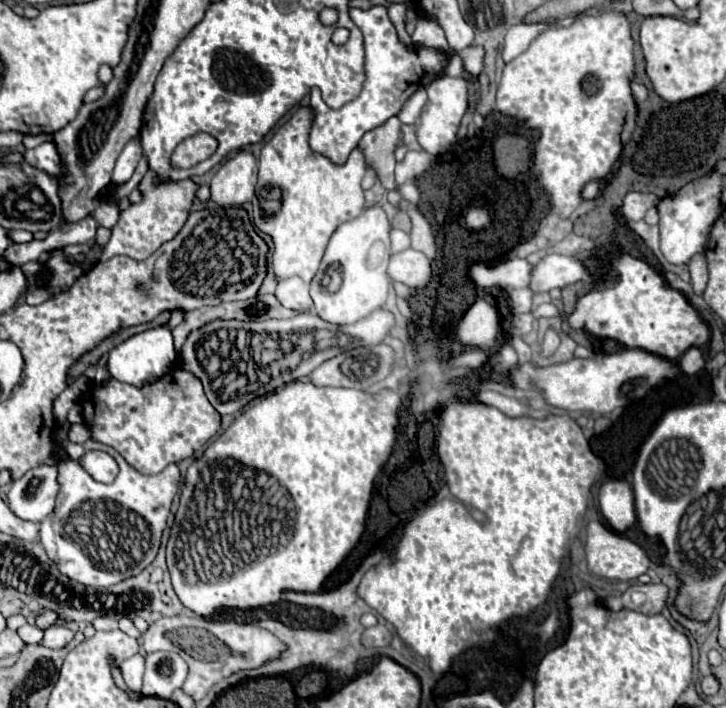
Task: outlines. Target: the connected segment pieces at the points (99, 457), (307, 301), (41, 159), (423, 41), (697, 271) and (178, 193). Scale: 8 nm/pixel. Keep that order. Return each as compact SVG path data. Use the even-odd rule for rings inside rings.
M104 451L87 452L80 459L80 464L96 481L104 484L112 483L119 472L114 458Z
M286 278L278 284L276 288L276 298L284 308L298 310L298 312L308 312L312 310L312 298L308 294L308 284L302 282L300 278Z
M42 142L40 146L26 150L24 152L24 160L52 176L58 176L62 172L62 164L60 164L60 156L56 152L54 142Z
M418 18L416 32L412 34L414 46L420 48L434 48L434 50L448 50L448 42L444 38L442 28L430 18Z
M696 254L690 260L688 268L690 268L690 276L696 278L696 280L700 280L700 284L706 284L708 282L708 264L704 260L704 254Z
M146 172L144 178L138 184L138 190L142 192L142 200L138 204L130 204L122 214L118 224L112 228L112 236L108 244L102 250L100 260L108 260L112 256L124 254L134 260L146 260L150 254L154 254L164 242L172 240L180 228L184 226L190 208L196 200L198 184L194 180L180 180L172 184L162 184L162 188L154 186L154 174Z

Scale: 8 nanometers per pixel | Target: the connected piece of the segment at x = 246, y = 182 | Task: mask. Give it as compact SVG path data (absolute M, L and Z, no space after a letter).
M240 150L228 158L210 182L212 200L218 206L242 206L254 198L258 178L258 160L250 150Z

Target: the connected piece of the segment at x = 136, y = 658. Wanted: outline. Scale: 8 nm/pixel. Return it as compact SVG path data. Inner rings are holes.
M134 654L132 658L128 658L128 660L124 660L120 664L120 670L122 670L124 682L128 684L128 688L140 692L140 688L142 688L142 674L144 674L144 658L140 654Z

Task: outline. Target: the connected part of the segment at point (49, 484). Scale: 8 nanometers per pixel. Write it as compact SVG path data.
M42 464L14 480L8 492L10 510L22 520L42 522L52 512L56 492L60 490L56 472L58 468L54 464Z

